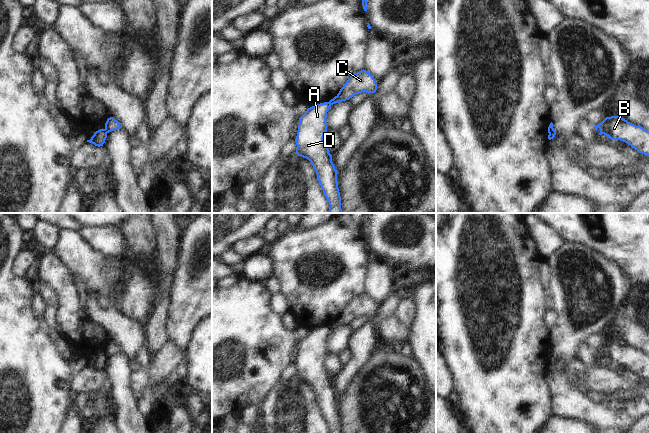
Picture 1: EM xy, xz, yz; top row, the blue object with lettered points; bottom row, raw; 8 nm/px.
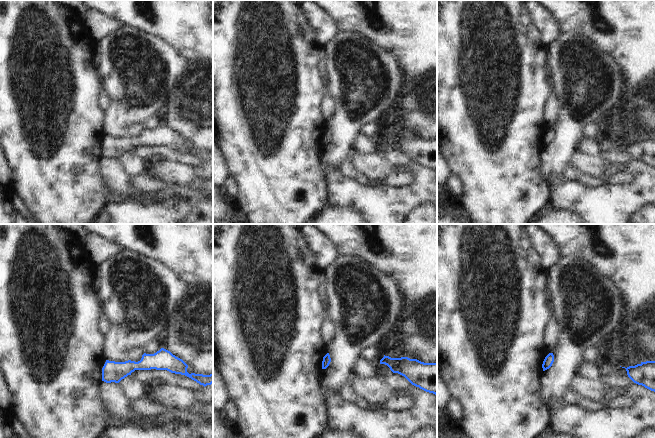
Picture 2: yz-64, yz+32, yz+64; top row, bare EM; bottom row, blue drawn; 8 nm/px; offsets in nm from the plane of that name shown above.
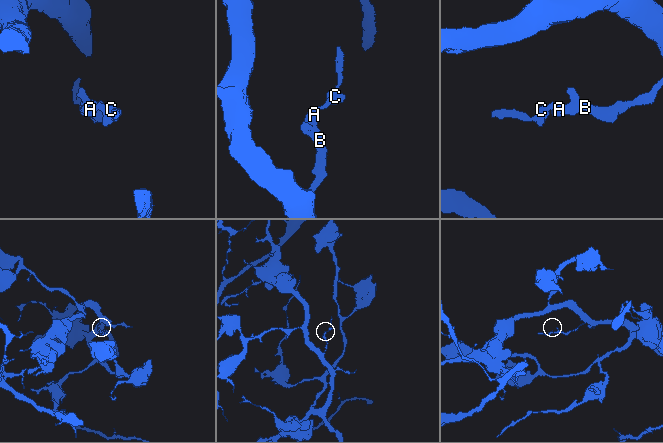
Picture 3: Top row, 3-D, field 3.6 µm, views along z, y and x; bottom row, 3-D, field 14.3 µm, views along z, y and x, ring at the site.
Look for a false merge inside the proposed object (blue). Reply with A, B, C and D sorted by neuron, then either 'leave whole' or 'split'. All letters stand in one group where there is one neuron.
A B D / C; split

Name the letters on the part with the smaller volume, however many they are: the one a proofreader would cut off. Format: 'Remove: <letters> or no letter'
Remove: C

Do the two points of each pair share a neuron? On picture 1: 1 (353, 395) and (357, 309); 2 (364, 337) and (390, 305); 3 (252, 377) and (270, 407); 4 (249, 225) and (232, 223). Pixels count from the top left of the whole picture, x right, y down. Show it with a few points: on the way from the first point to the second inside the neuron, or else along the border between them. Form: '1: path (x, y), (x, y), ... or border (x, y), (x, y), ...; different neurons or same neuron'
1: border (369, 358), (340, 395); different neurons
2: border (377, 308), (375, 323); different neurons
3: border (276, 383), (258, 405); different neurons
4: path (245, 223), (236, 223); same neuron

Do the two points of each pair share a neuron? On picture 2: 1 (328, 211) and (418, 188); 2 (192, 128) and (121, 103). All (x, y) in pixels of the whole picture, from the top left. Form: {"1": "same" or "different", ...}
{"1": "different", "2": "different"}

